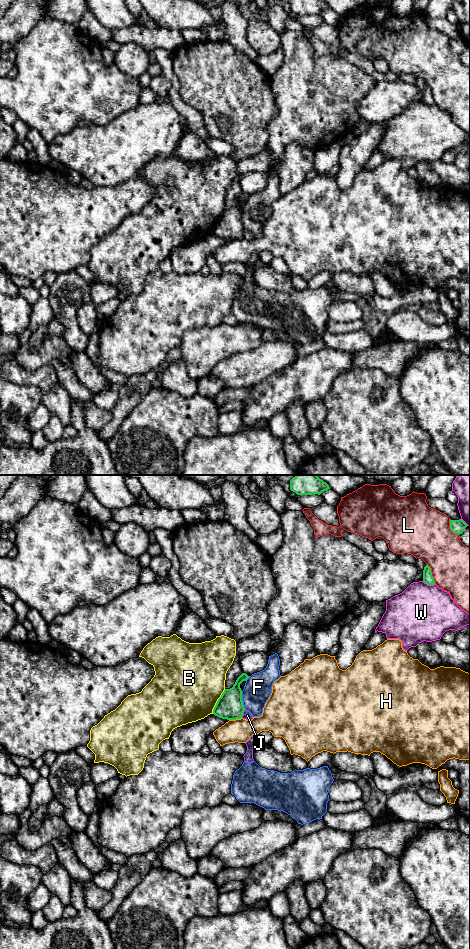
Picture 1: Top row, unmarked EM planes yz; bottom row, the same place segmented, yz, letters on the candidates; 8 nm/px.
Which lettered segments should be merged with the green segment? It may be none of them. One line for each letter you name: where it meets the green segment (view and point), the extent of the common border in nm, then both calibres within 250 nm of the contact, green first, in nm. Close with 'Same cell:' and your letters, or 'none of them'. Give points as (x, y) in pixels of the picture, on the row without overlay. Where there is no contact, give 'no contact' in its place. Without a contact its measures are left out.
Same cell: none of them

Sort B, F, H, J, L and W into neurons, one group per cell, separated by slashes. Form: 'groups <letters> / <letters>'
groups B / F / H / J / L / W

